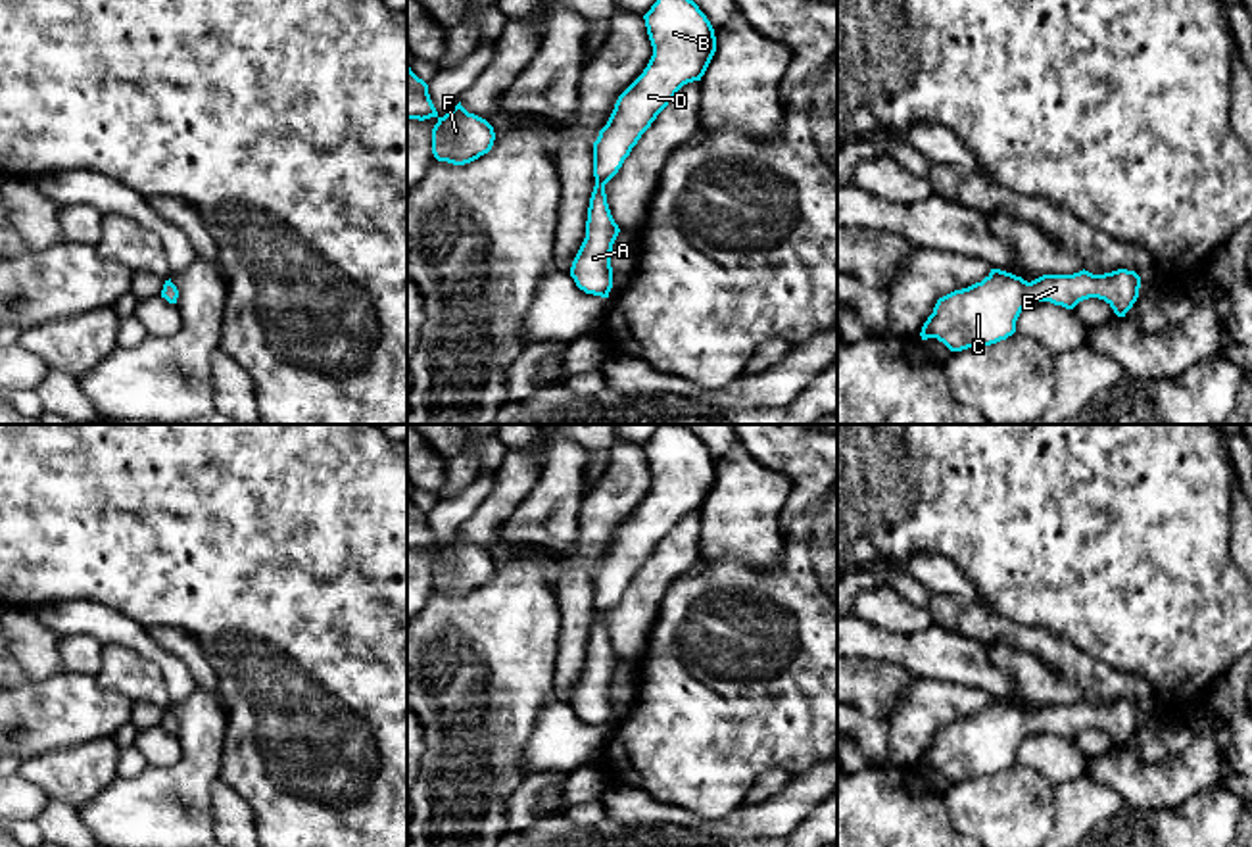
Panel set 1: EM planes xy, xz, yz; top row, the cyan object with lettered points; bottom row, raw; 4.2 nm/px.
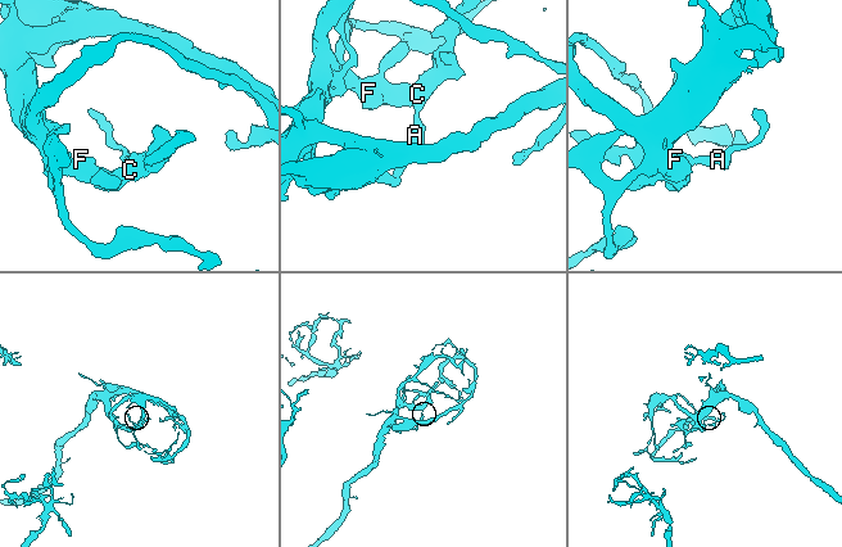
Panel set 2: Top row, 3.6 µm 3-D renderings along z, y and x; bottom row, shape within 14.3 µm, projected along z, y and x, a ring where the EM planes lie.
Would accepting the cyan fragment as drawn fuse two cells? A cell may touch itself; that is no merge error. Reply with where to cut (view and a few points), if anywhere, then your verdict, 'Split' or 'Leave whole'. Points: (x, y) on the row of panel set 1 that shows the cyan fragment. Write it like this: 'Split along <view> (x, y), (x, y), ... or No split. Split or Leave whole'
No split. Leave whole

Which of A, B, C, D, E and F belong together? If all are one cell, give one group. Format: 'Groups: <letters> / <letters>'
Groups: A B C D E F

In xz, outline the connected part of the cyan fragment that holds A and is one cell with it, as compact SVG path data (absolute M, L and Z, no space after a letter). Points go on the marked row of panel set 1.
M657 0L643 19L653 56L643 73L618 96L593 142L595 186L586 238L570 267L576 286L601 298L609 298L613 288L611 252L620 232L607 204L605 184L676 92L701 81L716 52L714 29L693 0Z

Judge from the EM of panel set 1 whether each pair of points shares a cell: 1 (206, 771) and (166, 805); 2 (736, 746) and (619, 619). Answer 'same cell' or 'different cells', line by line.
1: same cell
2: different cells

